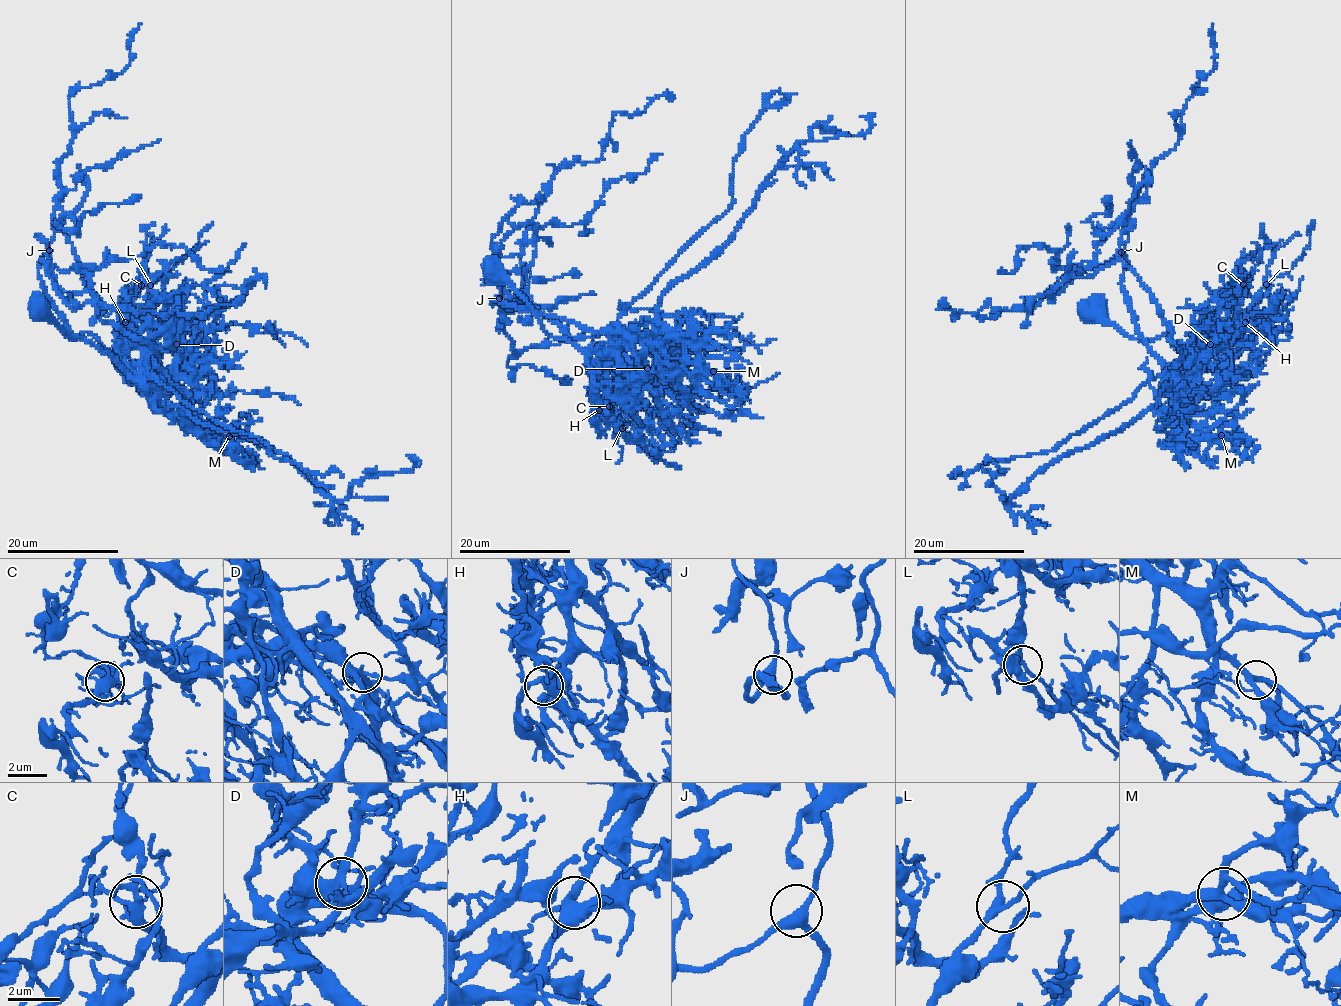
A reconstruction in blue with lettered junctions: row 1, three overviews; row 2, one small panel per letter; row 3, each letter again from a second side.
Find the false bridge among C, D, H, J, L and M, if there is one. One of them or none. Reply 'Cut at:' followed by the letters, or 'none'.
Cut at: D

